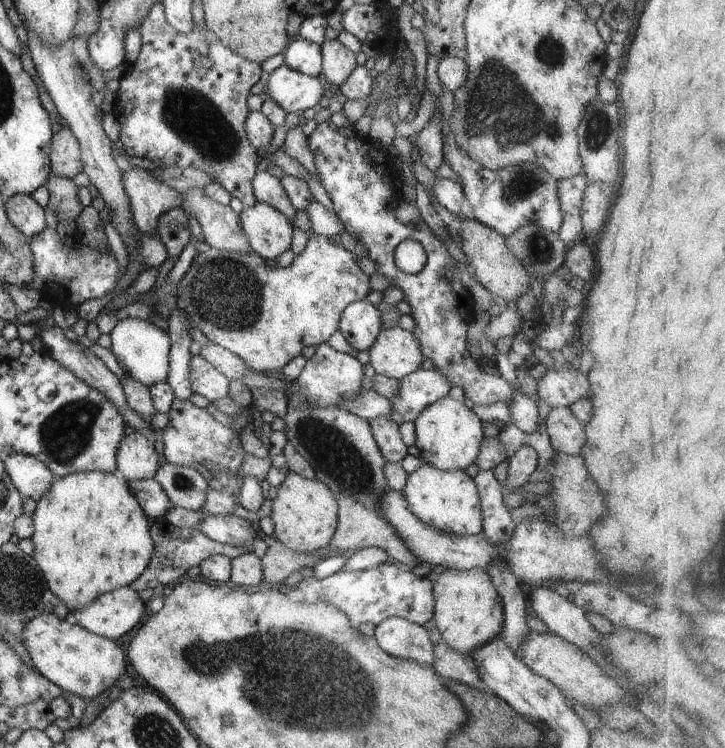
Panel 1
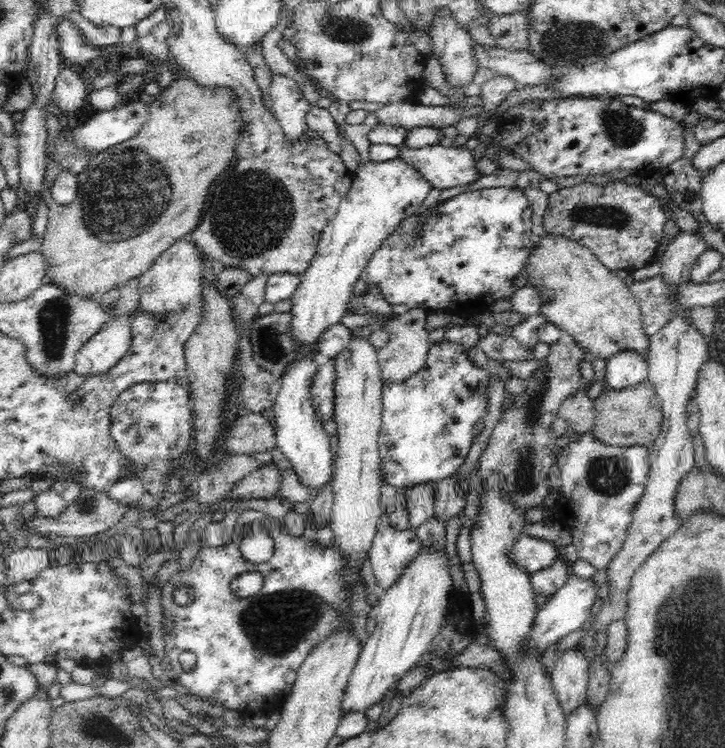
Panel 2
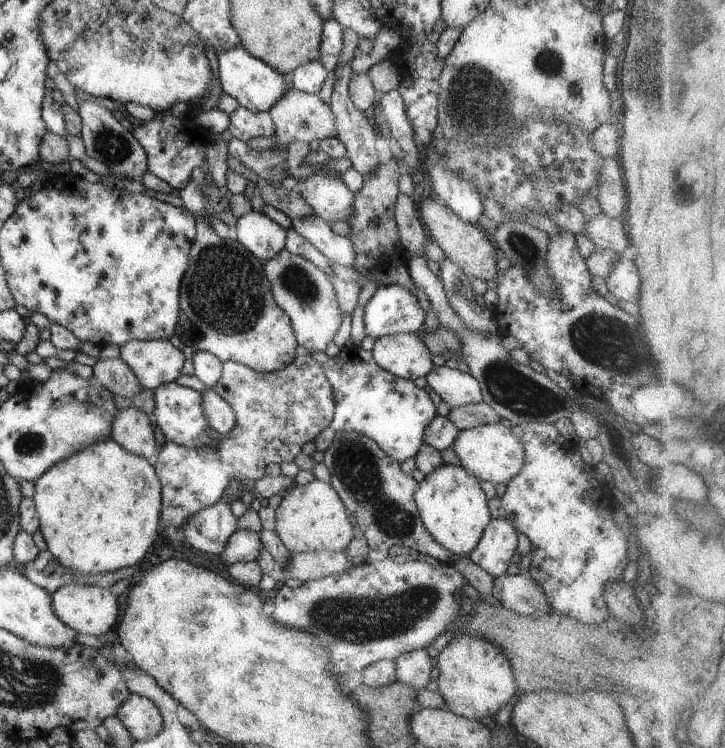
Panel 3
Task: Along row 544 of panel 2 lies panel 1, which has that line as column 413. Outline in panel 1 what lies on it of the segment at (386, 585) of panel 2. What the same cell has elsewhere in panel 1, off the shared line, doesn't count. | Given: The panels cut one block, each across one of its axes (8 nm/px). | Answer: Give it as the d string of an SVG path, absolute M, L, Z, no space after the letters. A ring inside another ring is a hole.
M422 367L400 382L398 392L389 400L393 409L389 417L399 425L416 420L424 408L445 397L453 387L436 369L424 370Z

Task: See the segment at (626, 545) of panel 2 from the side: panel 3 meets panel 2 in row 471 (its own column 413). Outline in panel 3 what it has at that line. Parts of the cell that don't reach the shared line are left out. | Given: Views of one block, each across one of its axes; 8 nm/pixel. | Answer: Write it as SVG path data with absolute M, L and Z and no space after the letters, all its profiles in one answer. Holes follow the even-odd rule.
M426 649L412 650L394 660L397 680L412 690L422 690L431 680L432 662Z

